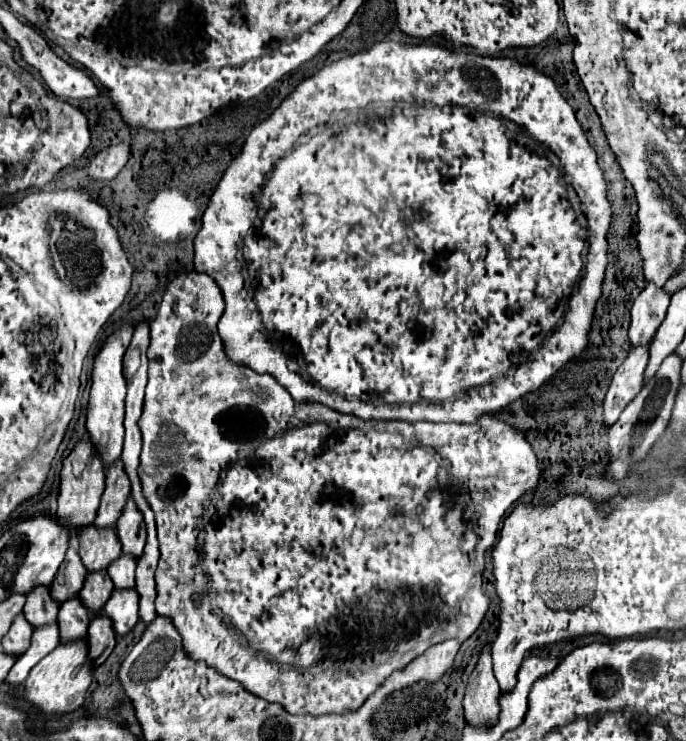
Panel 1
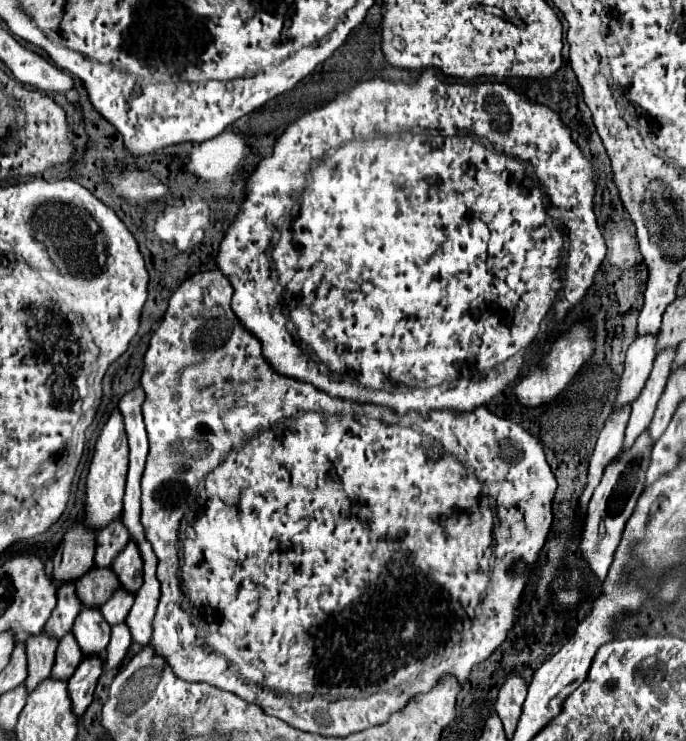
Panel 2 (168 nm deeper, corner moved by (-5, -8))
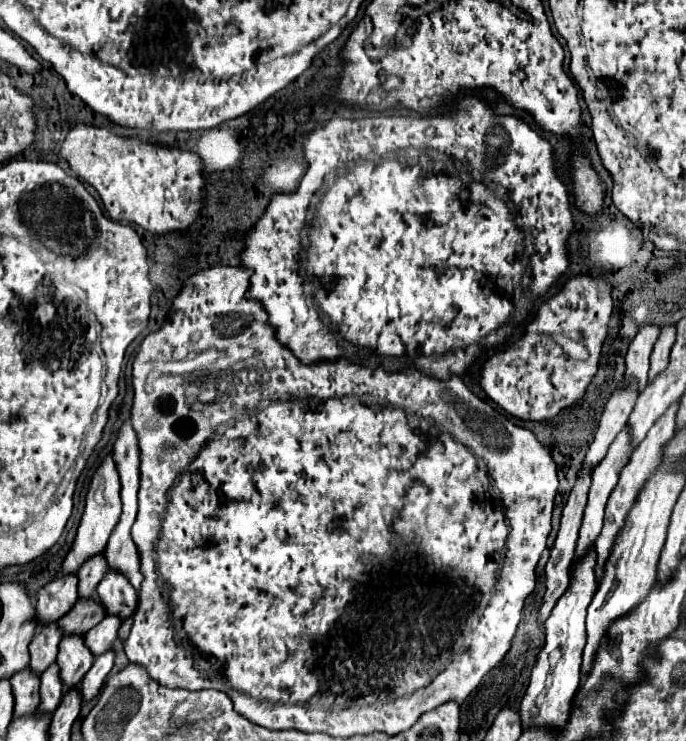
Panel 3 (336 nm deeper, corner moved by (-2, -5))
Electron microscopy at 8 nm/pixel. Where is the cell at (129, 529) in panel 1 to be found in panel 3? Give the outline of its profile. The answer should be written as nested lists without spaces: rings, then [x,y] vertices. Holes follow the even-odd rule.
[[[109,570],[99,582],[97,600],[105,608],[105,614],[119,616],[121,620],[131,618],[137,608],[135,588],[123,578],[123,574],[115,574],[113,570]]]

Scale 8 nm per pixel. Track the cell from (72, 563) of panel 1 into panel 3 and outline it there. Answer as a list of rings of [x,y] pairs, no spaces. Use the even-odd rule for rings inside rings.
[[[57,624],[41,626],[41,630],[33,638],[33,642],[29,644],[29,652],[31,652],[29,668],[33,670],[33,674],[41,676],[55,662],[57,646],[59,646],[61,638],[63,638],[63,632],[59,630]]]

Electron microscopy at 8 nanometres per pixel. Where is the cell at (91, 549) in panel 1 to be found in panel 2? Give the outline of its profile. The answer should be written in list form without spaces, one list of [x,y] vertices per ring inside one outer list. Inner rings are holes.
[[[92,567],[76,581],[78,597],[82,597],[84,605],[102,605],[108,601],[110,593],[120,585],[112,567]]]

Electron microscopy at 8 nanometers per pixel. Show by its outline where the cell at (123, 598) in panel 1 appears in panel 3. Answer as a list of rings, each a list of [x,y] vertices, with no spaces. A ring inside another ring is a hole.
[[[113,652],[103,654],[103,658],[95,658],[91,670],[85,674],[85,678],[81,682],[81,688],[79,688],[79,694],[81,694],[83,702],[89,702],[89,700],[93,700],[99,694],[107,674],[113,668],[113,658],[115,658]]]

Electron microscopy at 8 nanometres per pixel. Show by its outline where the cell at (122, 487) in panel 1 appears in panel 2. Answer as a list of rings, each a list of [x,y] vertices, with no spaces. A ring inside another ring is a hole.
[[[120,515],[110,525],[106,525],[102,529],[102,533],[98,533],[94,563],[98,567],[108,567],[128,541],[130,541],[130,533],[128,533],[126,525],[122,523],[122,515]]]

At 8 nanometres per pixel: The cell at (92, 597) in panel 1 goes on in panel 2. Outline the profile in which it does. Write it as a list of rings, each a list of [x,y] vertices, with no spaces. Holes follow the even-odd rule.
[[[84,607],[72,631],[84,655],[102,655],[110,641],[110,625],[102,617],[100,607]]]

